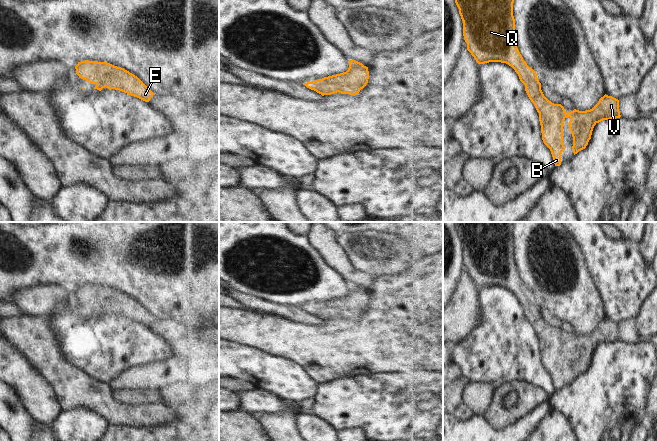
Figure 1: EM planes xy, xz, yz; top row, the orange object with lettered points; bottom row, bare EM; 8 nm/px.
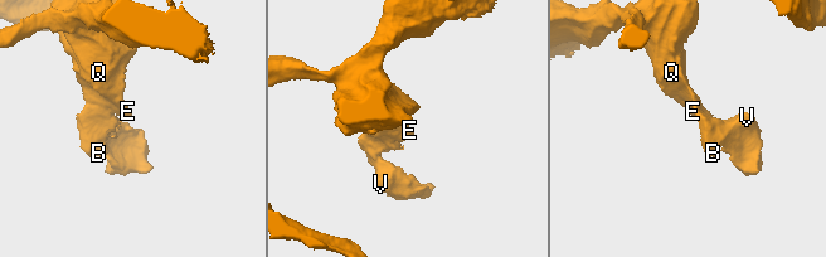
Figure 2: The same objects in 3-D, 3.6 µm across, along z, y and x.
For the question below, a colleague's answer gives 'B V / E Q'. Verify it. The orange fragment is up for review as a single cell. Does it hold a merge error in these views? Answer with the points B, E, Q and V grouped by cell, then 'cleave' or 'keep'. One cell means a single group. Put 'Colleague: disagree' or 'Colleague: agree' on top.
Colleague: disagree
B E Q V | keep

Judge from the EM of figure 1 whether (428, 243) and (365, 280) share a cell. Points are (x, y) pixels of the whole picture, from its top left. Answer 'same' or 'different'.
different

